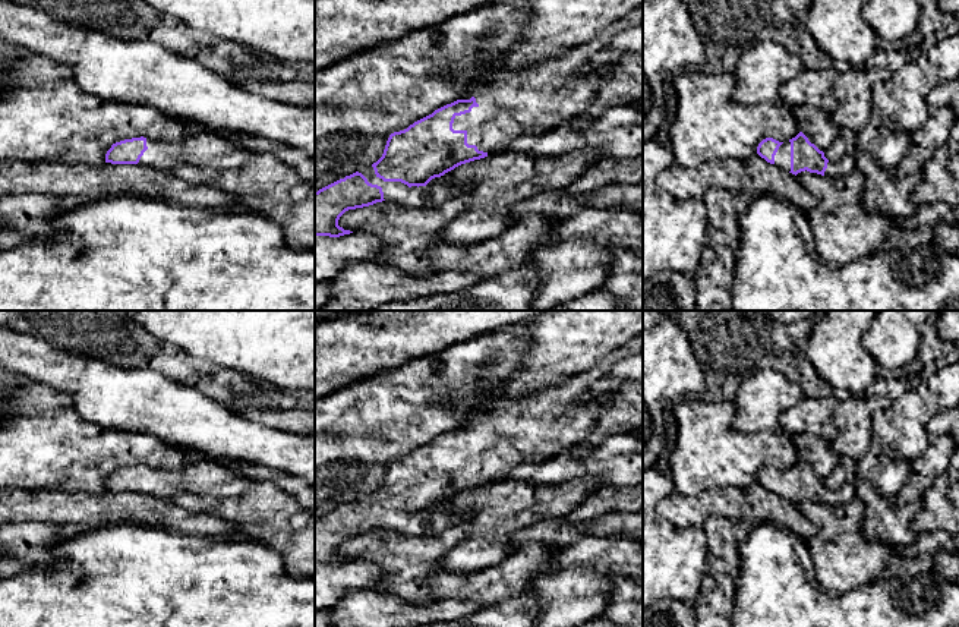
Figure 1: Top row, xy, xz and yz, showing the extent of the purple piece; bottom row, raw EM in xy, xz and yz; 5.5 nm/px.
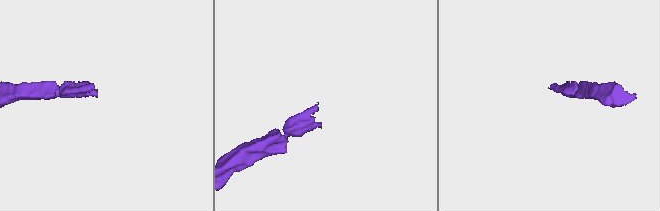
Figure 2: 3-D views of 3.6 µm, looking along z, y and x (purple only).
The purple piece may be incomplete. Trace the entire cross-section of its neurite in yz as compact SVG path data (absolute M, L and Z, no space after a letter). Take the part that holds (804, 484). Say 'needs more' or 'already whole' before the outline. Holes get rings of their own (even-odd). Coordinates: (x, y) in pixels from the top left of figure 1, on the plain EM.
needs more; M802 460L785 470L766 466L758 472L757 482L767 491L795 504L807 498L810 501L837 507L846 505L857 498L855 483L843 483L836 489L829 489L824 481L811 472Z

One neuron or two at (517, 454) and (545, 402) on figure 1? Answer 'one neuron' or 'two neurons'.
one neuron

